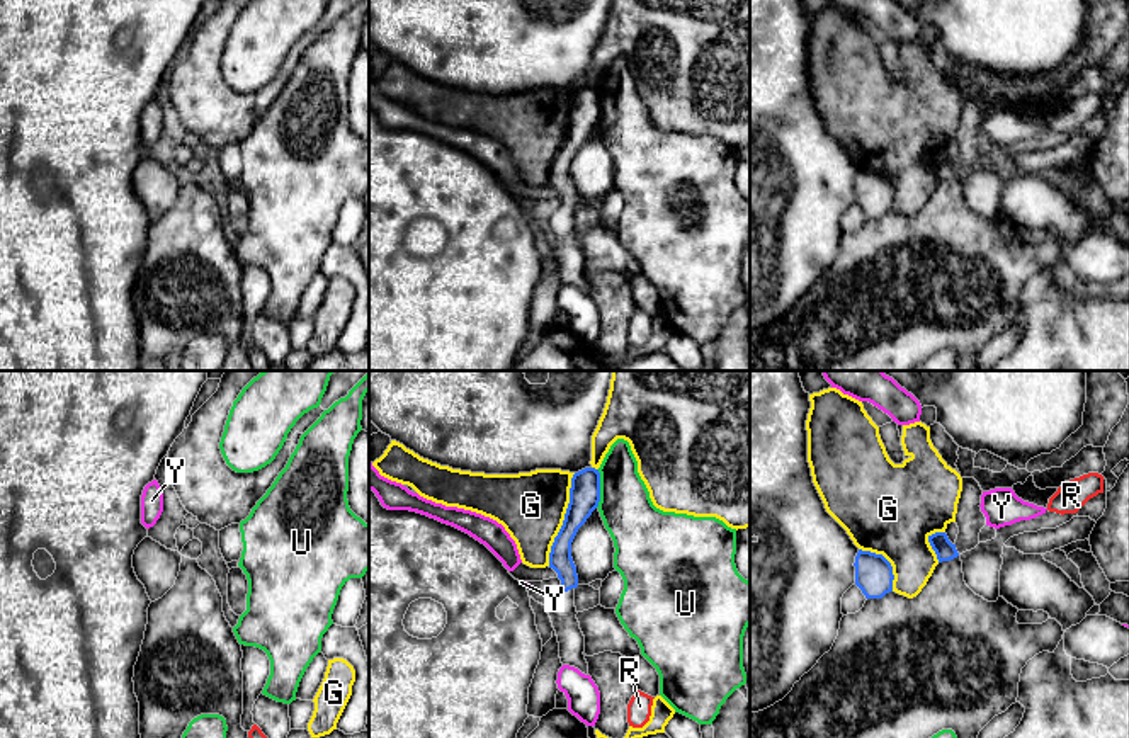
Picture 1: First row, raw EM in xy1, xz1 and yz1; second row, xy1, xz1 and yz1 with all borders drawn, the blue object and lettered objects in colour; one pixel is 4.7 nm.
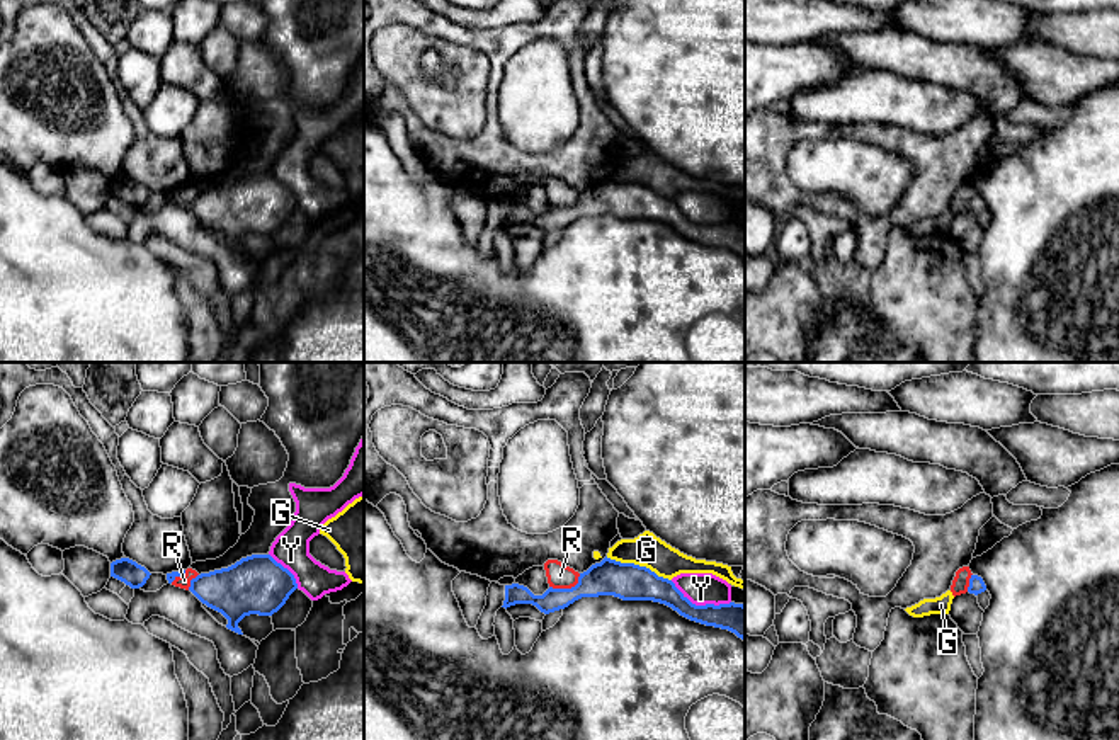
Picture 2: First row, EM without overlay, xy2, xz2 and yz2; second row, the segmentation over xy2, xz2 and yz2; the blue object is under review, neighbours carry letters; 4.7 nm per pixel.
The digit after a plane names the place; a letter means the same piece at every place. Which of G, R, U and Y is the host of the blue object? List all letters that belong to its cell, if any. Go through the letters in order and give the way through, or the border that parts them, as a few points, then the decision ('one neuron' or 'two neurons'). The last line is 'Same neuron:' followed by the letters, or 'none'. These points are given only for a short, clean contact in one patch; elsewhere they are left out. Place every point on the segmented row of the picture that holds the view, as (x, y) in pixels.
G: two neurons
R: border xz2 (580, 574), (579, 580), (570, 587), (550, 587); two neurons
U: two neurons
Y: two neurons
Same neuron: none

